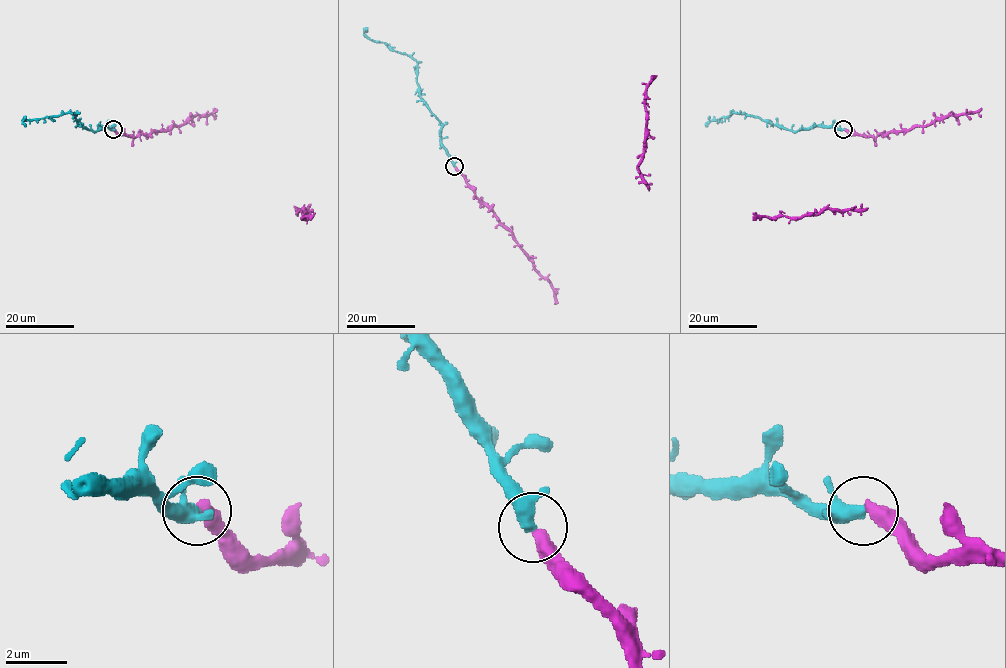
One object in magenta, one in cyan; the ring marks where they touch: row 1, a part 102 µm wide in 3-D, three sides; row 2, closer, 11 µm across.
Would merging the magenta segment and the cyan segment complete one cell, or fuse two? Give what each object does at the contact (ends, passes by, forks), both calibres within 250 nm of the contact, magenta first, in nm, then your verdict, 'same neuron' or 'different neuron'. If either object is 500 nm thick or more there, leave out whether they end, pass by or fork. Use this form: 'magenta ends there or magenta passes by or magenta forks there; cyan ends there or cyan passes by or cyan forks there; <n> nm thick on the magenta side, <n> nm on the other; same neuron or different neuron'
magenta ends there; cyan forks there; 480 nm thick on the magenta side, 280 nm on the other; same neuron

